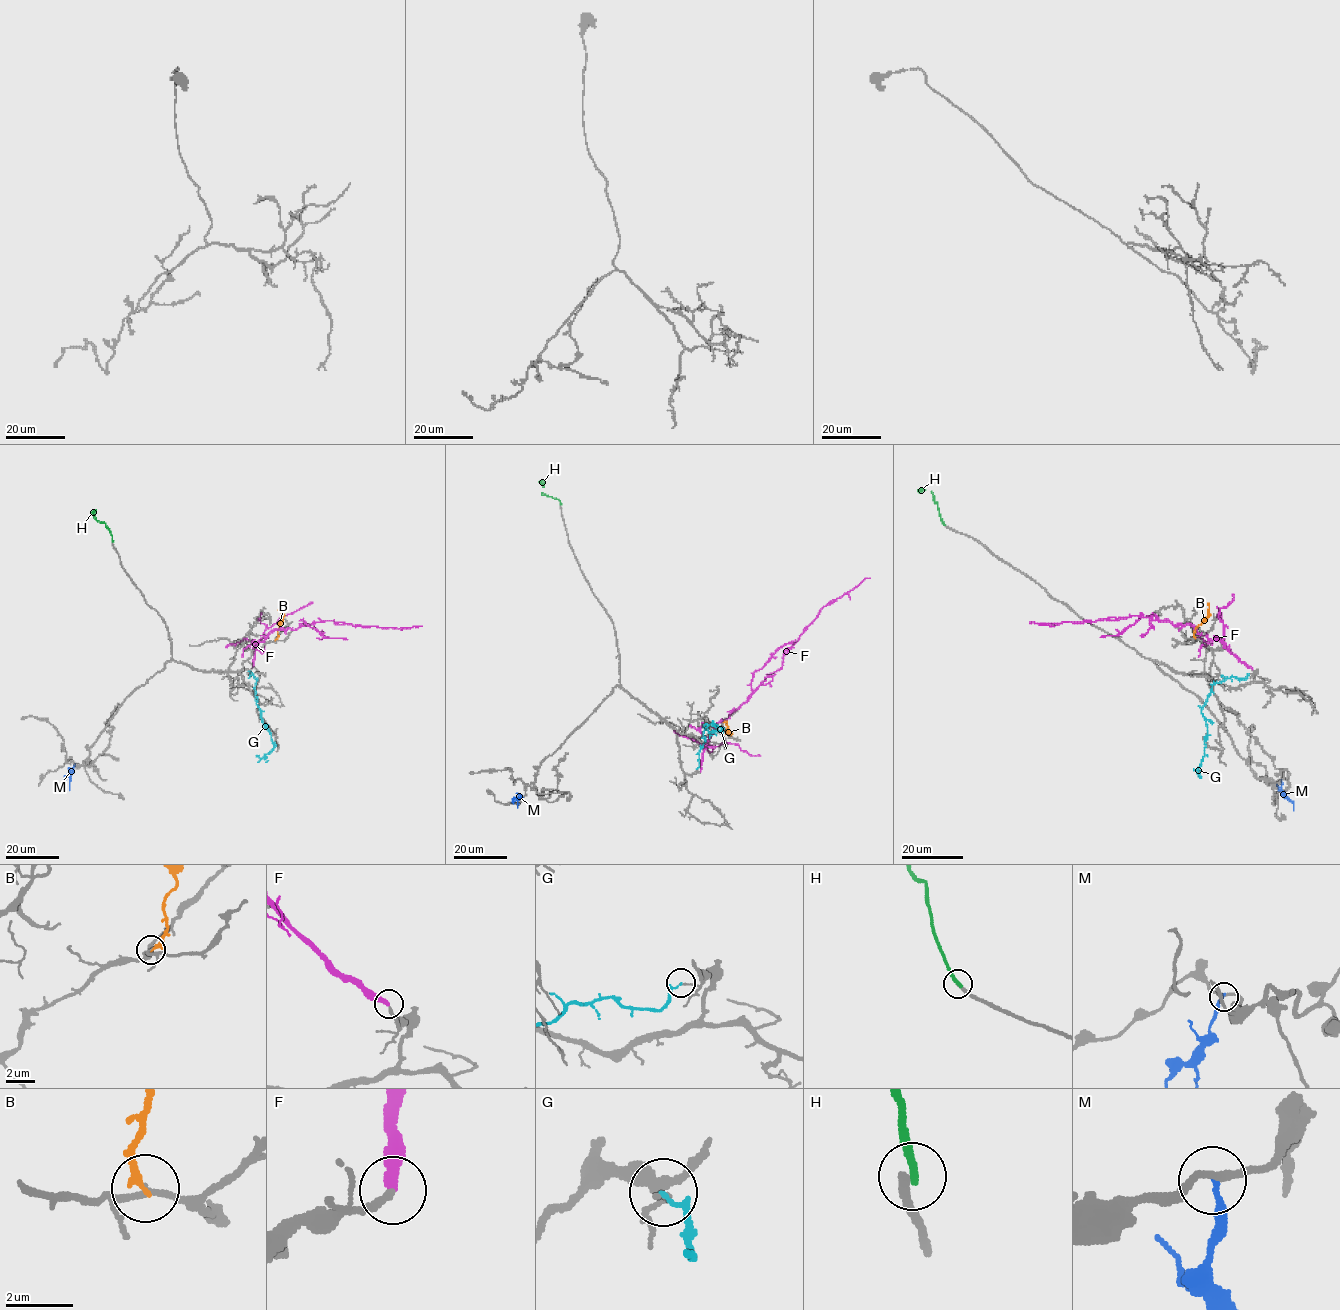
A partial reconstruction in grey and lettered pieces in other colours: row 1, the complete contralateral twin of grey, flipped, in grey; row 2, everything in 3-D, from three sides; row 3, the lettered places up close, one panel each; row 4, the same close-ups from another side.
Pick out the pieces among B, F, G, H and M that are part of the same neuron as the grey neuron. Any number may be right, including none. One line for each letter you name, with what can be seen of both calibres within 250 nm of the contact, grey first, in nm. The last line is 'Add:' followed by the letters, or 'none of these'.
Add: none of these

